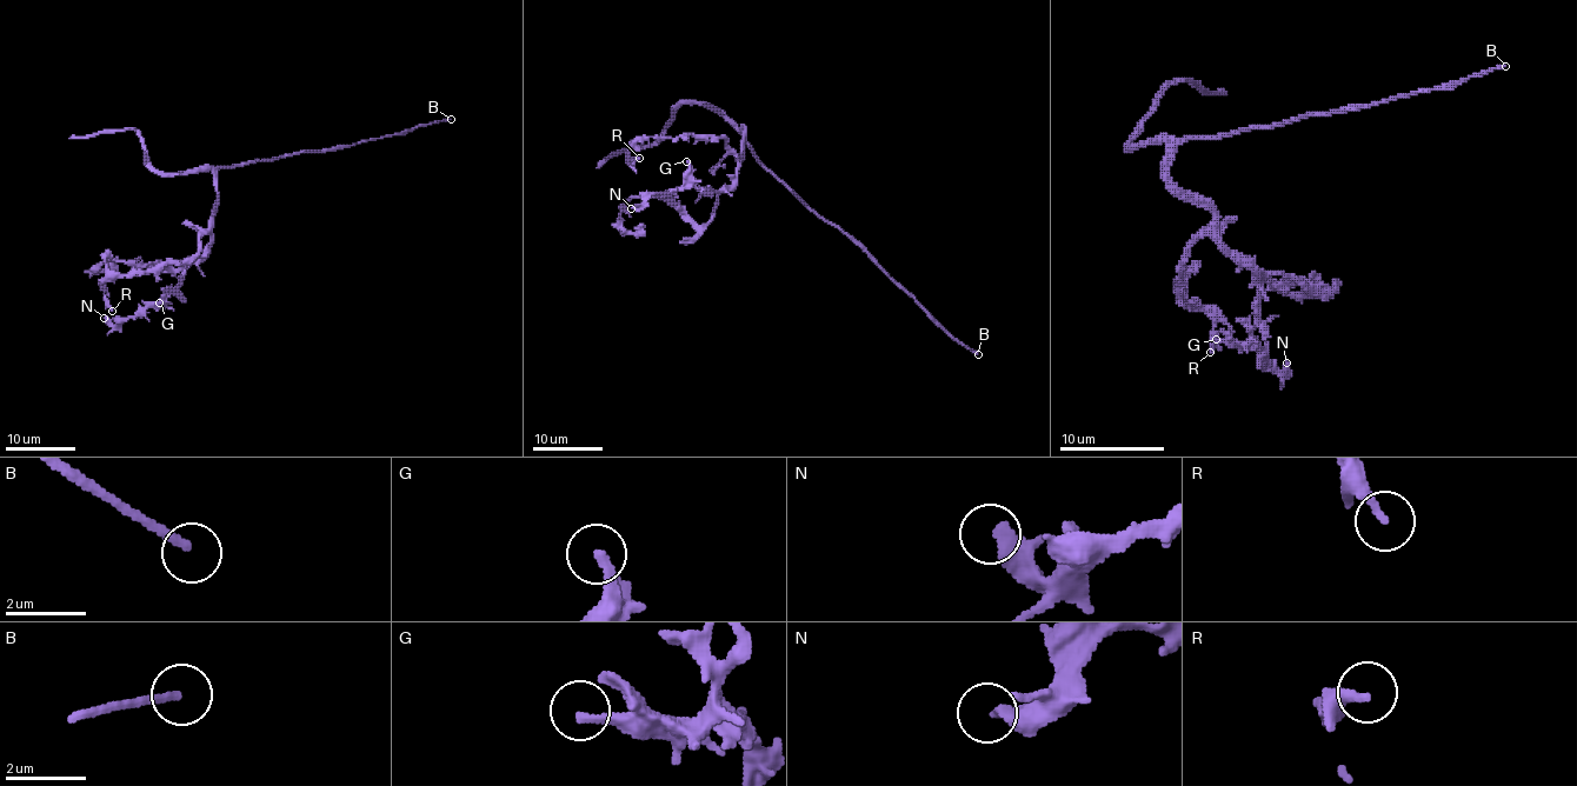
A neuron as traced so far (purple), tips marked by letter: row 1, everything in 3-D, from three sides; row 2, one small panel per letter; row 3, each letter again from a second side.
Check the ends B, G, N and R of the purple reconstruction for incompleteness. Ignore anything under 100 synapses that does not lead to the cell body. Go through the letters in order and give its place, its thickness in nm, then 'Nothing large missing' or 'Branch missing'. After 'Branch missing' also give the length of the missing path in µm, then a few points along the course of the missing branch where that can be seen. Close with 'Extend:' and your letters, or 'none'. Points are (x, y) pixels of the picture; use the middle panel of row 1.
B: Place: (978, 354). Thickness 200 nm. Branch missing. Missing length about 110 µm
G: Place: (686, 161). Thickness 240 nm. Nothing large missing
N: Place: (631, 208). Thickness 240 nm. Nothing large missing
R: Place: (639, 158). Thickness 260 nm. Nothing large missing
Extend: B

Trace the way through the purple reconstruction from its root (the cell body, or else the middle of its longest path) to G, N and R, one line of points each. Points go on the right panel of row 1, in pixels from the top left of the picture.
G: (1188, 139), (1173, 150), (1169, 178), (1213, 214), (1213, 232), (1261, 285), (1261, 321), (1250, 337), (1216, 339)
N: (1188, 139), (1169, 178), (1252, 268), (1252, 337), (1265, 362), (1281, 373), (1286, 362)
R: (1188, 139), (1169, 178), (1213, 225), (1177, 282), (1179, 298), (1213, 321), (1210, 352)

